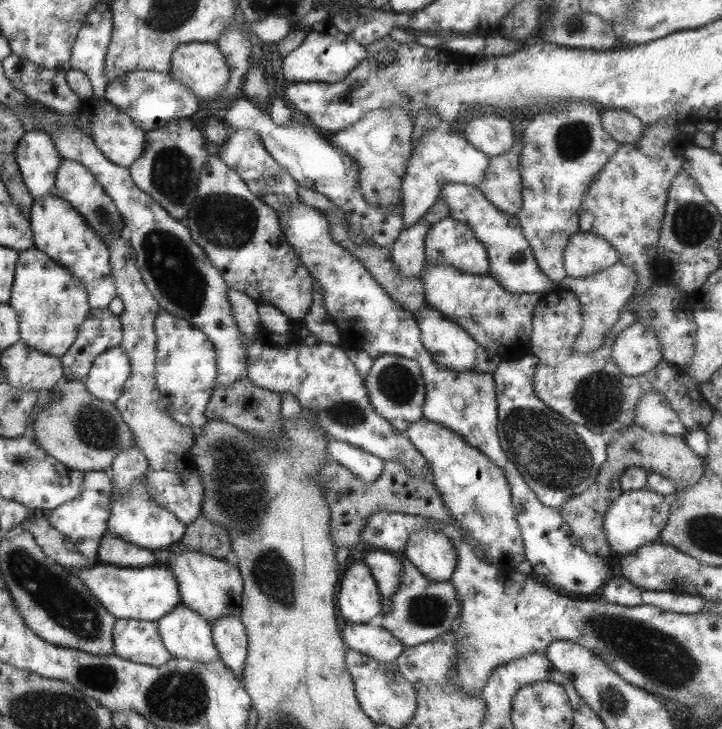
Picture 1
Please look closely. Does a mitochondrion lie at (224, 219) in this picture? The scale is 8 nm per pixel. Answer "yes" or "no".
yes

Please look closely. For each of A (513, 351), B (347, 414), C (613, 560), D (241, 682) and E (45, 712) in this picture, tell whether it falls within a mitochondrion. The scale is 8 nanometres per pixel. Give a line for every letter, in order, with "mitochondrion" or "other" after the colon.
A: other
B: mitochondrion
C: other
D: other
E: mitochondrion

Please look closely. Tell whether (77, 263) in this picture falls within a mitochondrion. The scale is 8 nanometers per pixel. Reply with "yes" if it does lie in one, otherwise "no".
no

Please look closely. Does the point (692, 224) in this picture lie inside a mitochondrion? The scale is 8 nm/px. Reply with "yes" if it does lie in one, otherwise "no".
yes

